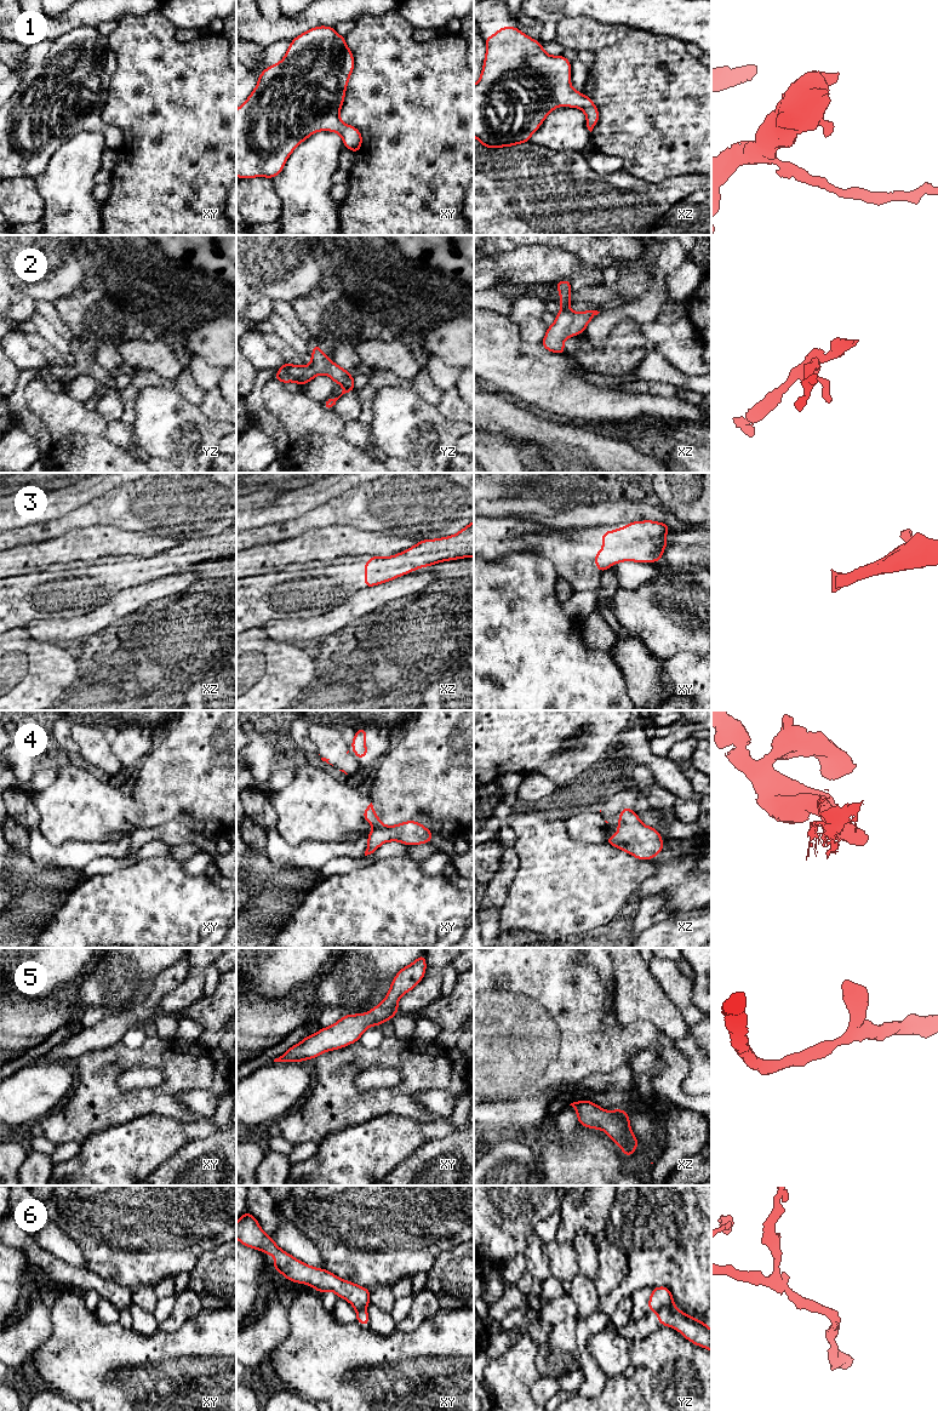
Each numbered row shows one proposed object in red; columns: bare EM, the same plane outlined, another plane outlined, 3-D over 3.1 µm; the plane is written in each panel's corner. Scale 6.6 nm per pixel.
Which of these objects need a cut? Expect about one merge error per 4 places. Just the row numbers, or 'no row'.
4, 6

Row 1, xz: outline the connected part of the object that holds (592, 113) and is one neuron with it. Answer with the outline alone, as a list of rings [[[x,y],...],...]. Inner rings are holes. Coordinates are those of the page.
[[[502,27],[486,38],[485,44],[486,57],[481,76],[474,85],[474,137],[481,142],[482,148],[496,149],[530,142],[532,133],[557,105],[580,108],[585,114],[588,130],[593,131],[599,122],[599,109],[591,98],[572,88],[571,62],[566,57],[545,53],[539,41],[527,36],[516,27]]]

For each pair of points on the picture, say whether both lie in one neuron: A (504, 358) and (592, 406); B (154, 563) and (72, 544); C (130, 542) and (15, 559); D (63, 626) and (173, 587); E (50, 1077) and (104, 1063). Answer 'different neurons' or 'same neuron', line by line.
A: same neuron
B: different neurons
C: same neuron
D: same neuron
E: different neurons

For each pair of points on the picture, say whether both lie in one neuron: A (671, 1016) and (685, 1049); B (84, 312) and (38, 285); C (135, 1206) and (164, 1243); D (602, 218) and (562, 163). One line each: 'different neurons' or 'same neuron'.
A: different neurons
B: different neurons
C: same neuron
D: same neuron

